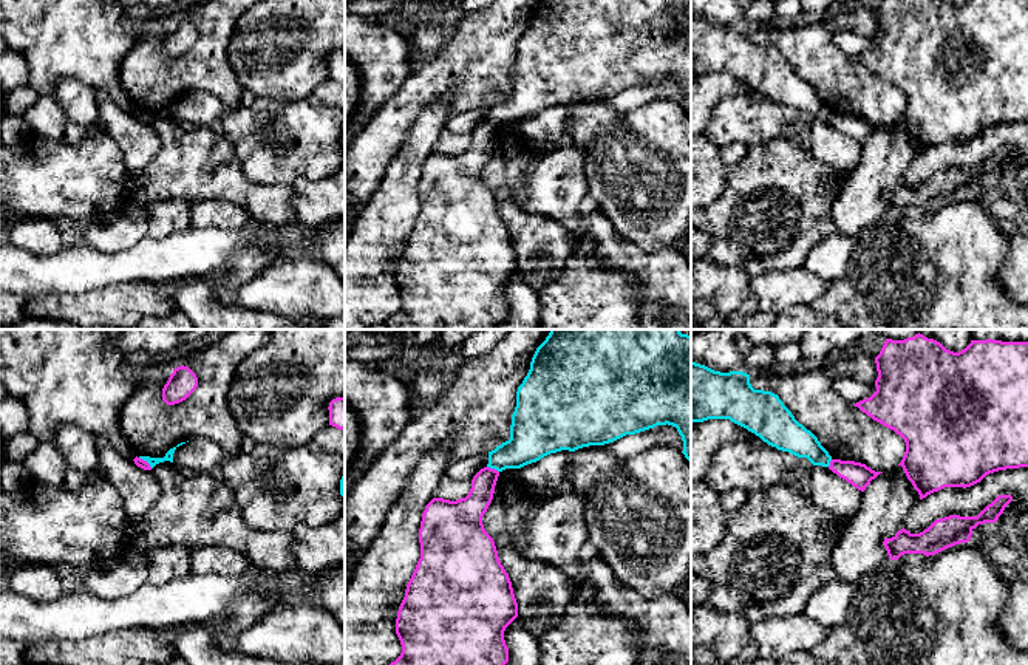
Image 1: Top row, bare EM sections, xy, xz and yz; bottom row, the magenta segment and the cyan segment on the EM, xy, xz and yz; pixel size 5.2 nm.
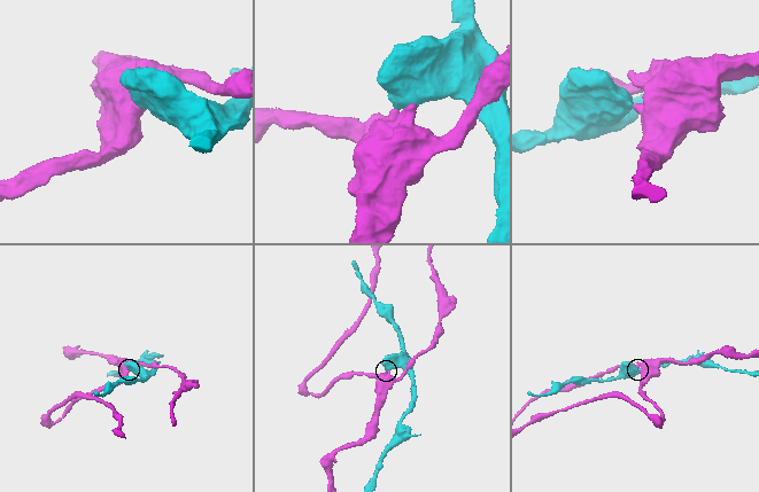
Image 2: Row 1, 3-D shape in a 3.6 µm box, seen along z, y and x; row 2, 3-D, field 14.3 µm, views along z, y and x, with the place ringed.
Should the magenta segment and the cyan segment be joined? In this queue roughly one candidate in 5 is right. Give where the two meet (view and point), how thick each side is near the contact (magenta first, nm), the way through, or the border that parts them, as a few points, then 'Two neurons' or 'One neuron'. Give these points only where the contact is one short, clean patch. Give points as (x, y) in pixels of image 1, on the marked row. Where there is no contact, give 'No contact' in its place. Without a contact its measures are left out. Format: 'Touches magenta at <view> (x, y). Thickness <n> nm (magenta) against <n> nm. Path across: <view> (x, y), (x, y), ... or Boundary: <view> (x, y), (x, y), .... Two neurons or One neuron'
Touches magenta at xz (493, 469). Thickness 140 nm (magenta) against 220 nm. Boundary: xz (487, 466), (498, 472). Two neurons

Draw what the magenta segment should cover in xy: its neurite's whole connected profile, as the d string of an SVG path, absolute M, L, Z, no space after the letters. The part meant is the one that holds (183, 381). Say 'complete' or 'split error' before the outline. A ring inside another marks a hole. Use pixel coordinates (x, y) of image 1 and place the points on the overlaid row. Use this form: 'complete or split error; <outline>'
complete; M178 367L162 388L162 401L175 405L186 401L198 387L198 377L189 367Z

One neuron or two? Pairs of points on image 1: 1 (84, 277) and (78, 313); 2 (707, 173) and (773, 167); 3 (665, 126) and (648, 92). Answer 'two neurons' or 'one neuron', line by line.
1: two neurons
2: two neurons
3: two neurons

